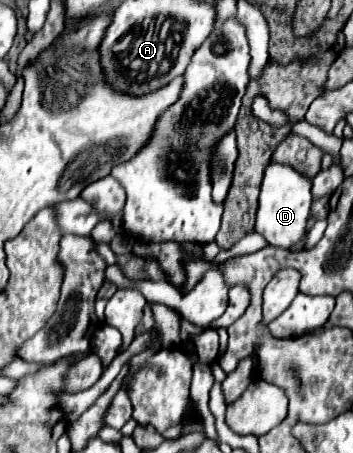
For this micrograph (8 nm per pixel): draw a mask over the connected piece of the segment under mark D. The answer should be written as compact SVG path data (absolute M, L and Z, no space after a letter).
M270 163L262 181L260 207L256 217L256 233L260 233L268 241L268 245L292 249L294 245L304 241L306 223L310 217L310 203L312 203L310 187L312 181L306 179L304 175L298 175L298 171L294 171L292 167Z

